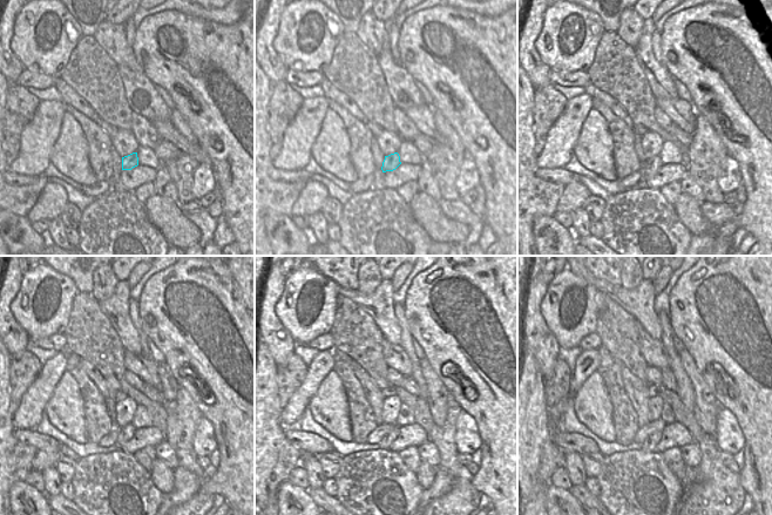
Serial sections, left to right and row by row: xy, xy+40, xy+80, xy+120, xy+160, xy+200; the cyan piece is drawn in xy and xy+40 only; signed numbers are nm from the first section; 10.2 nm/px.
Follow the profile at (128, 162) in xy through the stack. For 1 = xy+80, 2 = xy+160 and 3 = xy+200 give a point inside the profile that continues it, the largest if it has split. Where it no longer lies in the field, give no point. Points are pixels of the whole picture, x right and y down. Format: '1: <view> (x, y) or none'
1: xy+80 (649, 168)
2: xy+160 (385, 442)
3: xy+200 (650, 444)

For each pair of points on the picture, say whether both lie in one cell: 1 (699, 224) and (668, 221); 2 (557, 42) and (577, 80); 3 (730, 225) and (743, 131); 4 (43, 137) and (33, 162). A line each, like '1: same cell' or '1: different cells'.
1: different cells
2: different cells
3: same cell
4: same cell

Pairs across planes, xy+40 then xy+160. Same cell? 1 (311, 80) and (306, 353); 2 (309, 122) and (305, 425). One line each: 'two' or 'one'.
1: two
2: two

